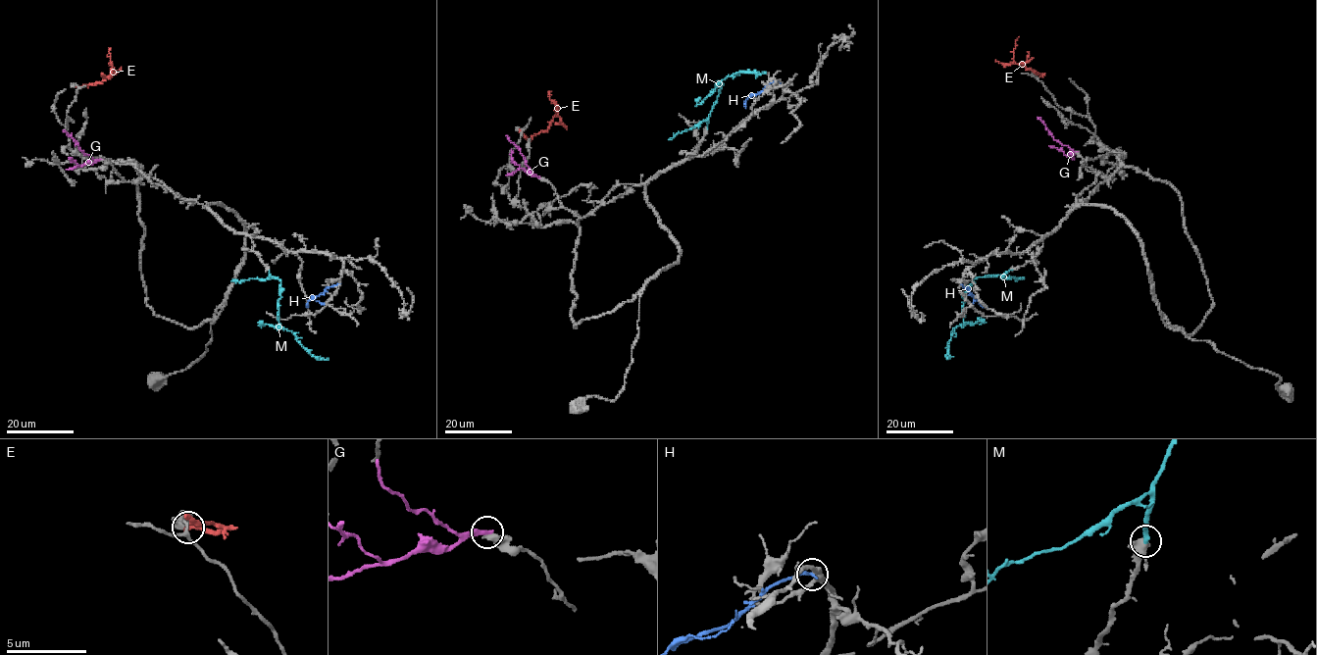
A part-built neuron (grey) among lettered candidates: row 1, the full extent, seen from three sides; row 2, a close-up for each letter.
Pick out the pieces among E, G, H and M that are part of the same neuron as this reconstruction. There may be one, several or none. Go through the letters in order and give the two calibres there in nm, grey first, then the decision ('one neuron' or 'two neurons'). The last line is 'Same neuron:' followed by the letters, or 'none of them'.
E: 360/280 nm | two neurons
G: 550/280 nm | two neurons
H: 280/200 nm | two neurons
M: 460/240 nm | one neuron
Same neuron: M

